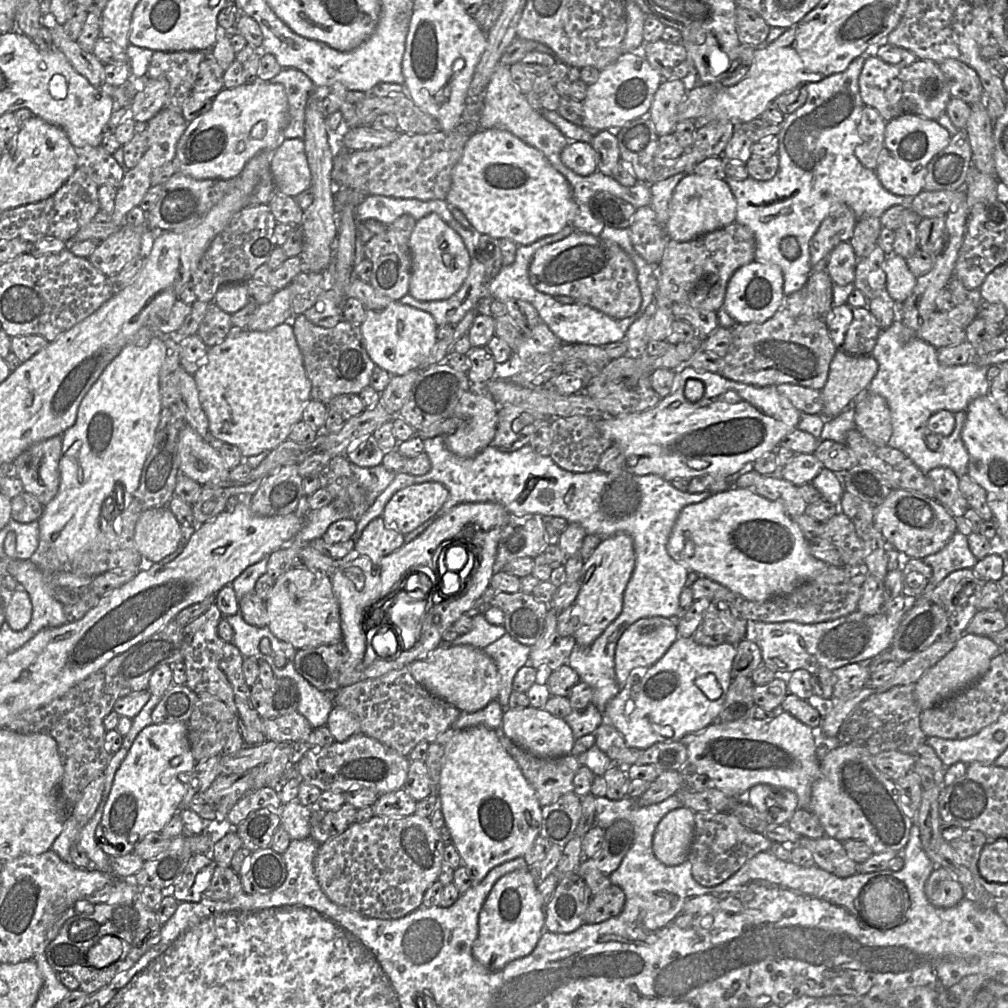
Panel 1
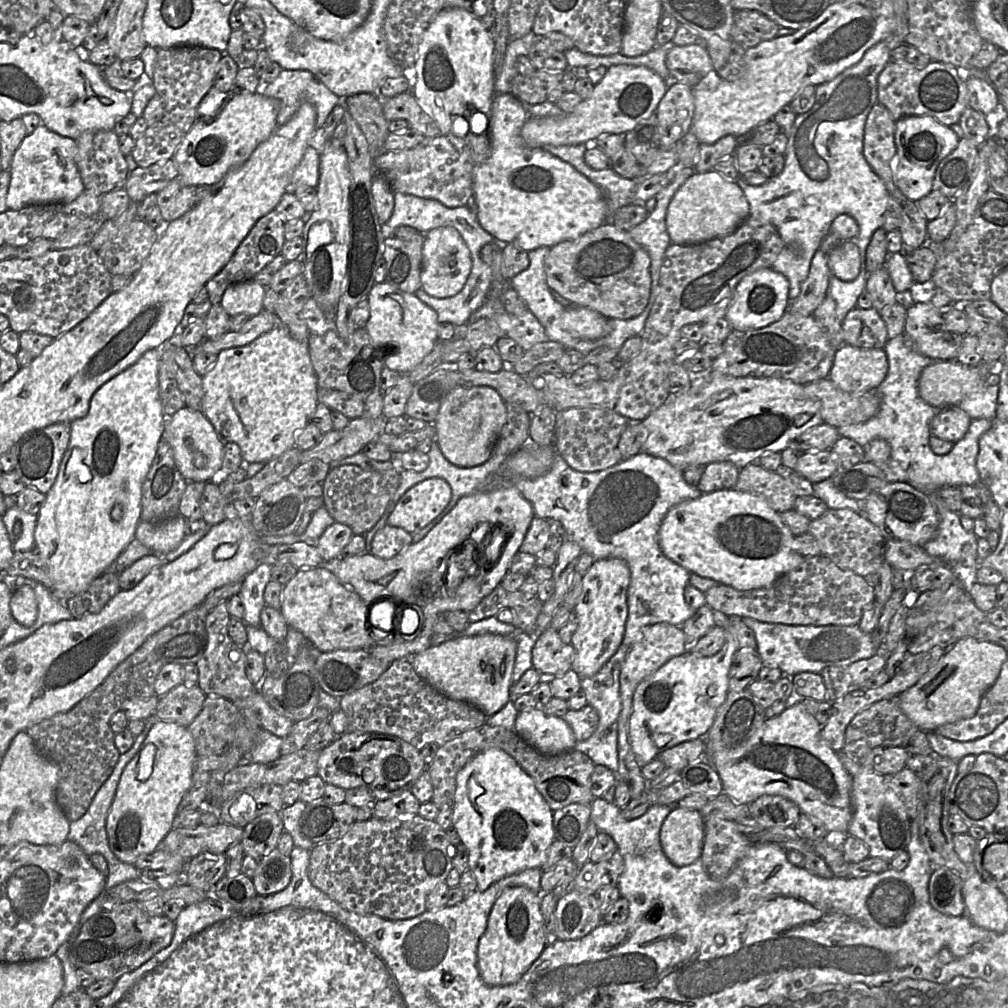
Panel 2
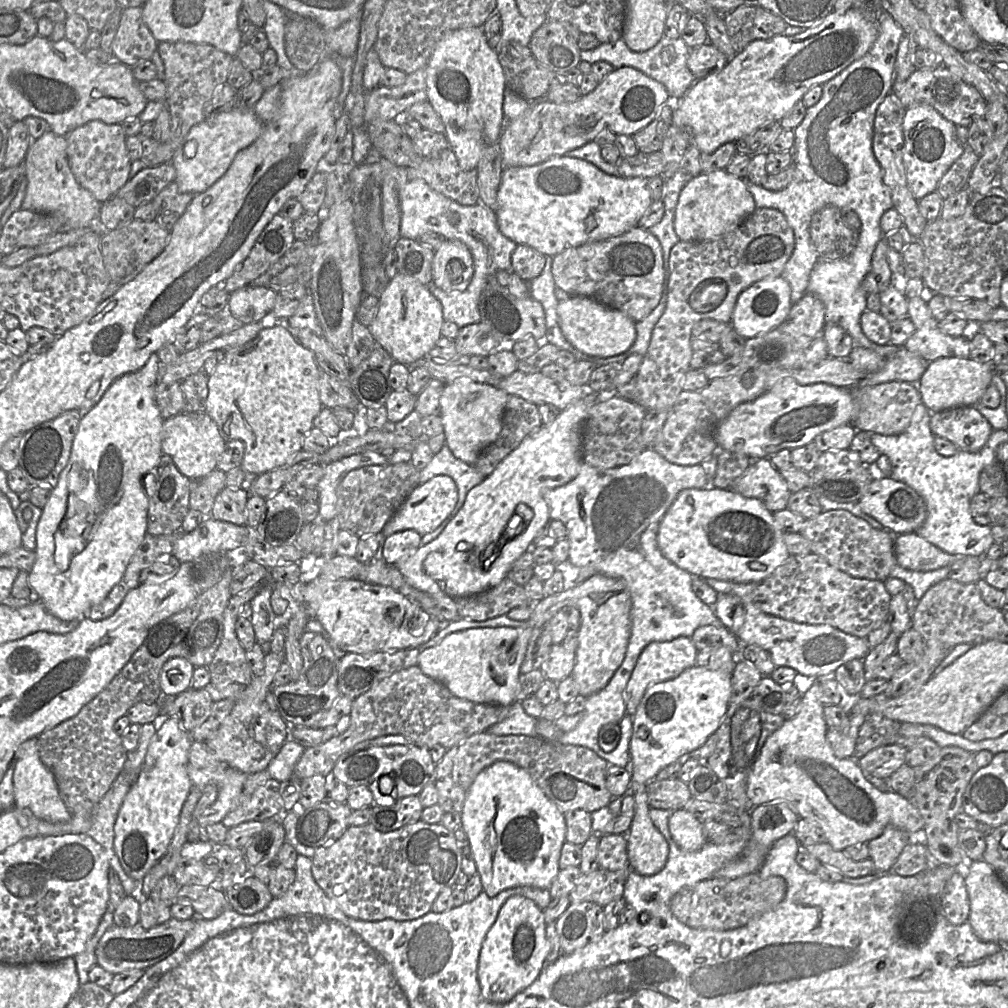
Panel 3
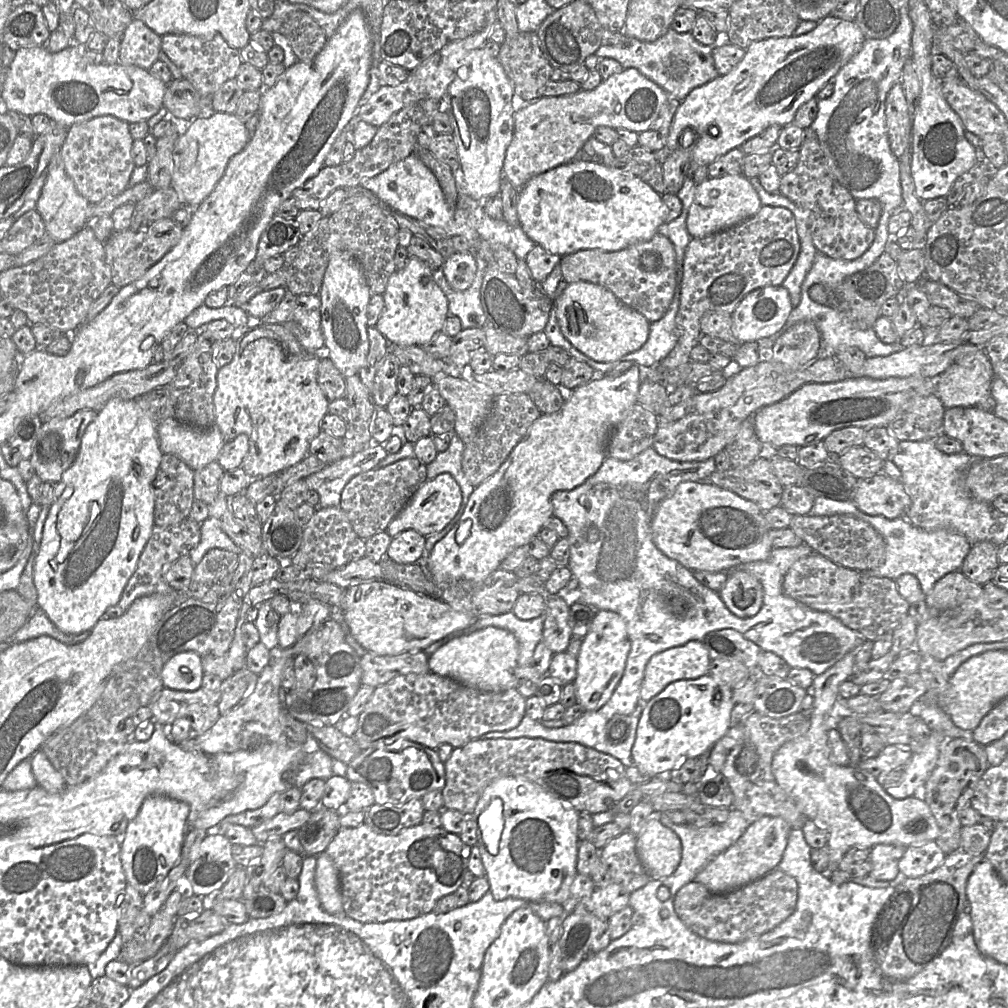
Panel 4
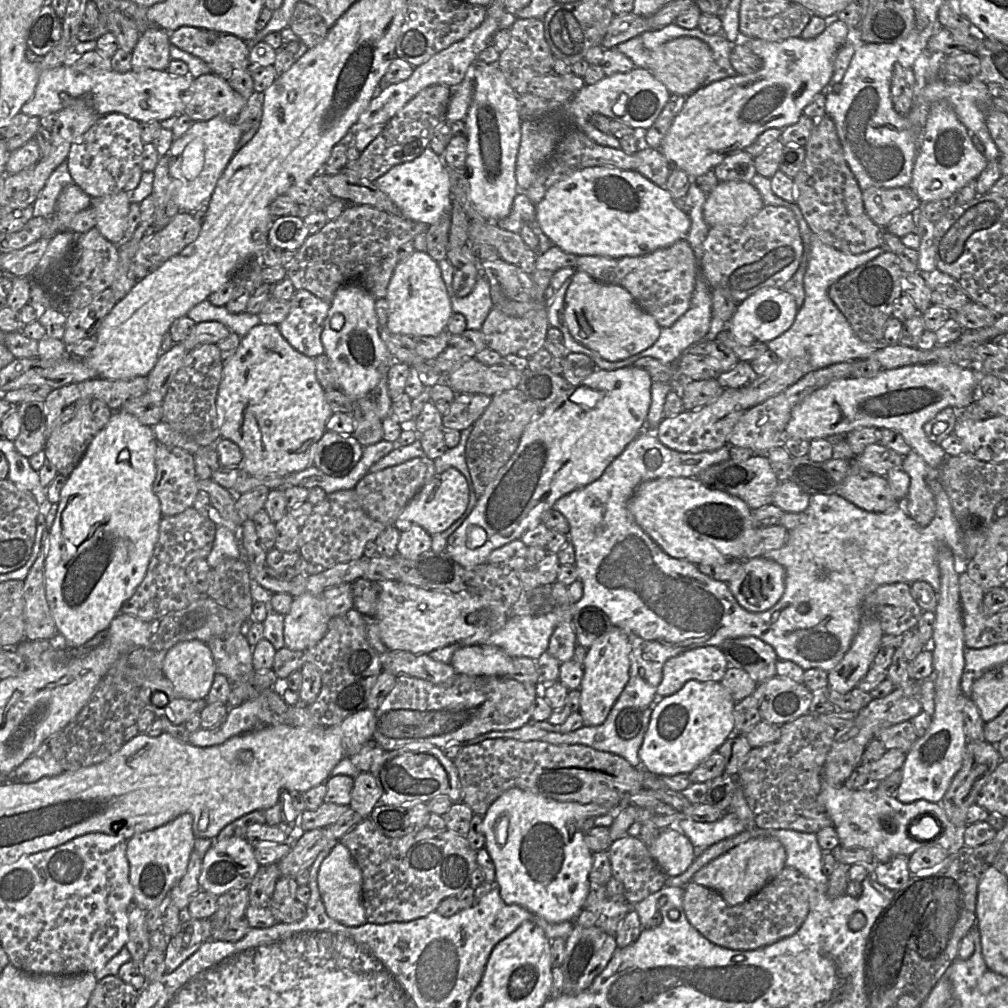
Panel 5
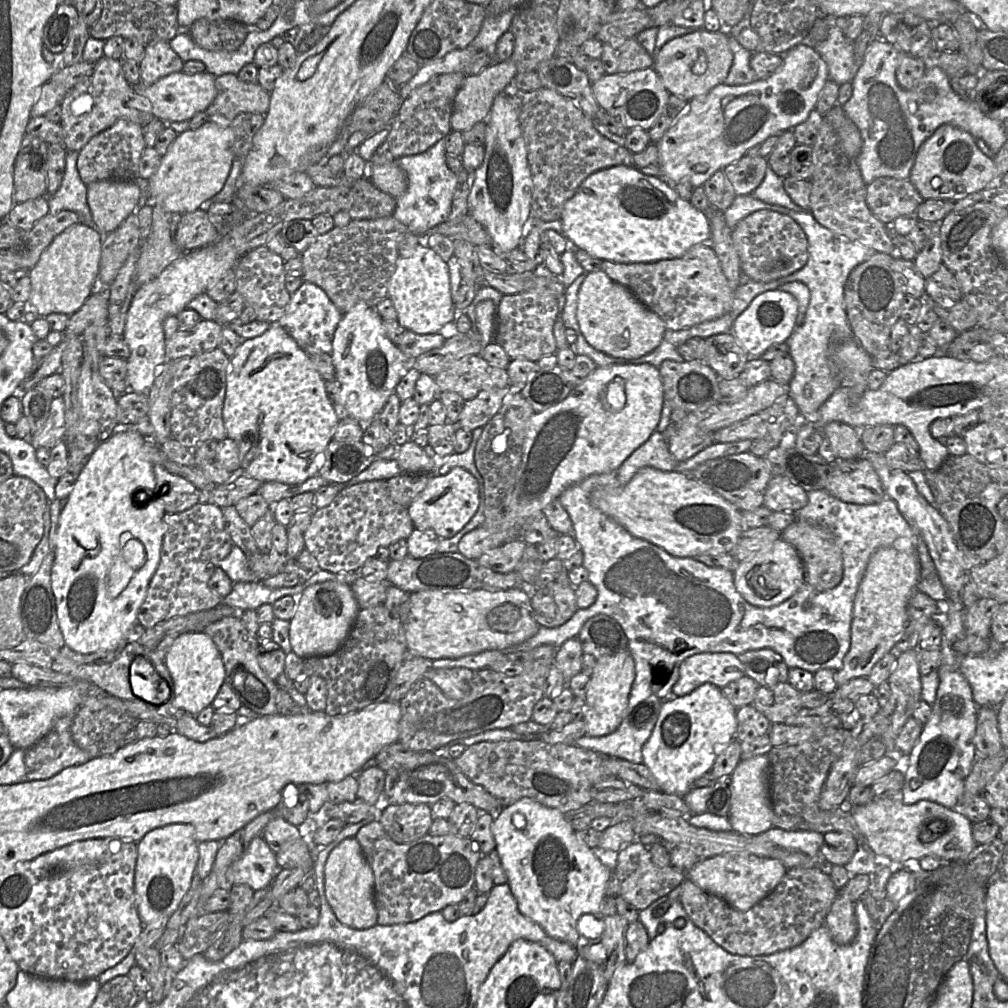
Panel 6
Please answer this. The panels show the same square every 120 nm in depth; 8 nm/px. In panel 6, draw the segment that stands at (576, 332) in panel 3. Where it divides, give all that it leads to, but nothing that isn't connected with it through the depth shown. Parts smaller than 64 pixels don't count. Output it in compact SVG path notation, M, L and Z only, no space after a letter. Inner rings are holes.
M604 271L589 272L578 291L577 321L587 342L614 358L634 359L654 350L666 331L663 321Z

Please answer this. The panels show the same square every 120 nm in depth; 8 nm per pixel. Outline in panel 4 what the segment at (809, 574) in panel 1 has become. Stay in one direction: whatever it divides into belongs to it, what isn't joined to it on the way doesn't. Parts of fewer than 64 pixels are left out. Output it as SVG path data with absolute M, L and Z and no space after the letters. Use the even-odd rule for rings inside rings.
M707 481L680 483L674 493L659 504L651 531L656 547L691 571L727 570L765 560L773 550L764 512L755 503Z

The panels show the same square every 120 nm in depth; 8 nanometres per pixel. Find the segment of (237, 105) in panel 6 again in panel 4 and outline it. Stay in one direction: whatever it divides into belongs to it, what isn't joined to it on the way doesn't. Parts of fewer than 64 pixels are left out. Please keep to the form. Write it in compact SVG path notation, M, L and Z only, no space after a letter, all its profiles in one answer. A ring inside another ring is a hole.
M173 79L166 85L163 107L179 119L193 120L197 117L210 117L213 95L201 95L186 79Z

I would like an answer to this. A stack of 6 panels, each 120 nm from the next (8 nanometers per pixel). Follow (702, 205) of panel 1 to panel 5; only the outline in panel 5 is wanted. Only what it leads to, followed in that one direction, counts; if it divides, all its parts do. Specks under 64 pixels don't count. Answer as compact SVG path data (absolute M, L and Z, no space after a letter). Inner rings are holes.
M719 182L706 196L703 217L710 227L739 225L764 207L758 190L748 182Z

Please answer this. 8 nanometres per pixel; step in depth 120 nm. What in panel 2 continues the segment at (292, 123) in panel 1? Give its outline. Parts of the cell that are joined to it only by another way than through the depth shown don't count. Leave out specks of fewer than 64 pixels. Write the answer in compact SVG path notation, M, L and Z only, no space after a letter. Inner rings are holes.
M282 69L273 82L261 82L258 93L279 101L278 126L286 124L302 103L309 102L316 109L316 128L321 128L332 109L344 99L330 91L310 71L300 69Z

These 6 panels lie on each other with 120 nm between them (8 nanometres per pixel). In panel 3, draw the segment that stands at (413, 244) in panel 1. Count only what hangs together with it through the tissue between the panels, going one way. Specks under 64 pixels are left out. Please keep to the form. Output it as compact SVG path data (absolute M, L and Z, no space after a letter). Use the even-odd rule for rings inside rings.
M444 239L435 251L432 262L432 280L445 292L462 292L474 275L471 252L462 242Z

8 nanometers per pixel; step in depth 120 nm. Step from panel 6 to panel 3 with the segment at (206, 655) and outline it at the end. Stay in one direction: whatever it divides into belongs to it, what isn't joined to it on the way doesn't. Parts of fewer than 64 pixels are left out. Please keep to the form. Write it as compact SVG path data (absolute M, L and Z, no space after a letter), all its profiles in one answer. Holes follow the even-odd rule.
M182 657L165 662L160 672L160 688L163 696L175 697L191 687L195 667Z

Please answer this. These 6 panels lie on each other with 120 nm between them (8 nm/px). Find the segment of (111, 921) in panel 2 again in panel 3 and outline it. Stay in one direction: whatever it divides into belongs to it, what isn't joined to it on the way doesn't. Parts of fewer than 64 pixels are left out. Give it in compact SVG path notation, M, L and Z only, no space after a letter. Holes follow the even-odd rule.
M172 917L167 922L144 928L140 923L130 927L111 925L100 938L96 947L96 965L112 974L132 969L147 969L173 953L191 932L195 918L179 920Z

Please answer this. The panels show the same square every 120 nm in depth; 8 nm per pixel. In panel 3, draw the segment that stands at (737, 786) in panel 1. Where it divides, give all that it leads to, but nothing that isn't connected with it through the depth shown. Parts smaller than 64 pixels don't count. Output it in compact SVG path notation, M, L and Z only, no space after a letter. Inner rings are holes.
M819 681L802 696L799 712L766 740L760 756L753 764L747 779L747 796L753 806L769 802L786 802L801 818L816 823L824 832L826 842L835 850L844 850L856 843L868 843L882 834L888 825L893 825L910 835L910 841L923 835L924 821L915 804L890 791L881 792L873 786L853 758L835 756L826 740L828 726L824 719L824 704Z

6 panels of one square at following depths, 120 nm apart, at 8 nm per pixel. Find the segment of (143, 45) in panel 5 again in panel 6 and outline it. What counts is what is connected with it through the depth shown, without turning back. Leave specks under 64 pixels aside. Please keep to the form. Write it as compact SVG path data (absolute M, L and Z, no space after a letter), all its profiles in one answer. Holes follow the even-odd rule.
M168 41L152 42L145 46L145 54L139 63L141 81L150 86L174 72L182 72L184 61L172 49Z

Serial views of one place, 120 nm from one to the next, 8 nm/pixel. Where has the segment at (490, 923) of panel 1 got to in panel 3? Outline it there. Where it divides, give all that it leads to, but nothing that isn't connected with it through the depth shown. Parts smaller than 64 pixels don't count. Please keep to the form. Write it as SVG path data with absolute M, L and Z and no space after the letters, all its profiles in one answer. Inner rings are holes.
M521 895L509 897L482 945L478 980L483 997L504 1004L528 989L541 975L547 956L546 922L543 910Z

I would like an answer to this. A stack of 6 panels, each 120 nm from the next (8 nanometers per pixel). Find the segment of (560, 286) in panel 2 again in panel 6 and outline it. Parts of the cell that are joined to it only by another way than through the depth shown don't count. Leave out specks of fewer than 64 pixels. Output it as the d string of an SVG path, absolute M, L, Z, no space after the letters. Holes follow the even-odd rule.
M710 240L695 244L679 258L649 263L615 263L603 260L601 269L614 282L624 285L663 321L666 330L680 330L724 316L735 297Z

